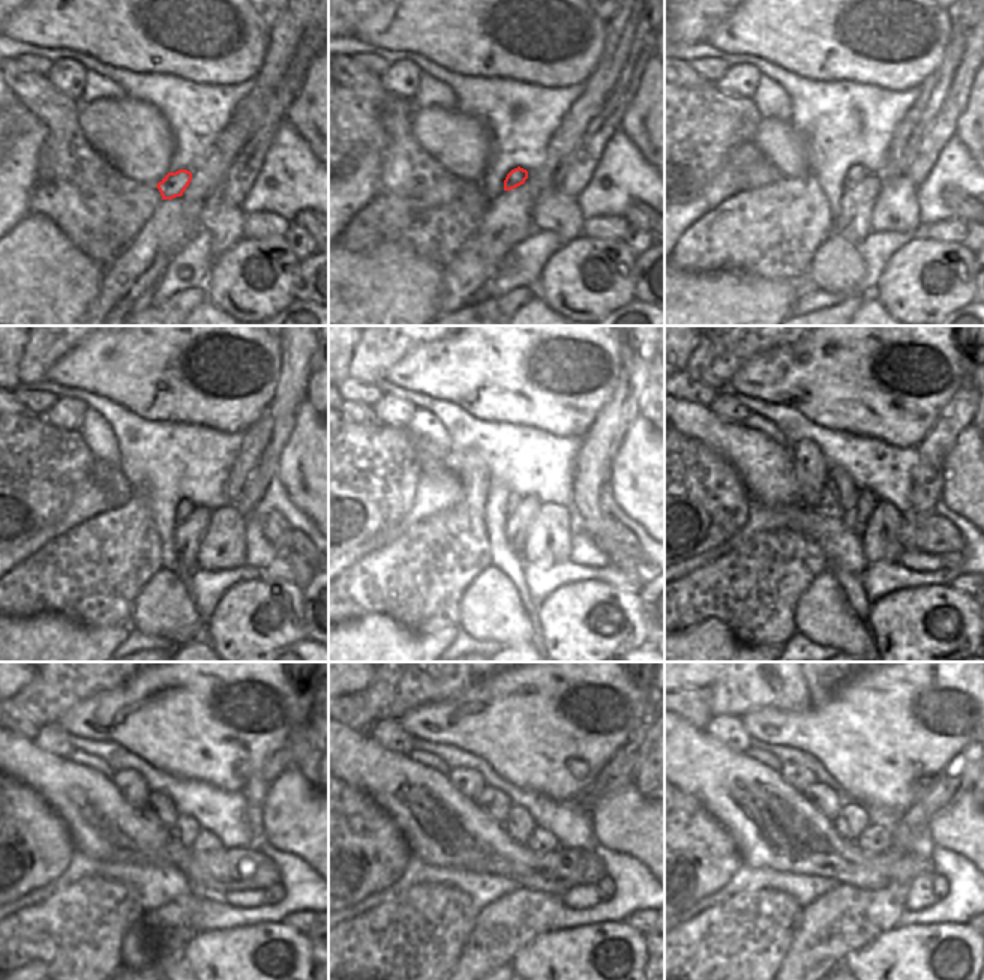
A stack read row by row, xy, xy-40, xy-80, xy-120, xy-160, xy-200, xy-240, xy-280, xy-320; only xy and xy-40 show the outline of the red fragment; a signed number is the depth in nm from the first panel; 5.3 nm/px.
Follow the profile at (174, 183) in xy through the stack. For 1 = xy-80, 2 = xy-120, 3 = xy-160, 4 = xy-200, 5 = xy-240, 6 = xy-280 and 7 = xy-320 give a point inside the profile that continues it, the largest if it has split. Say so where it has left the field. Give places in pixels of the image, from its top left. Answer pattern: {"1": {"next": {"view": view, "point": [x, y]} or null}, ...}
{"1": {"next": {"view": "xy-80", "point": [855, 173]}}, "2": {"next": {"view": "xy-120", "point": [183, 509]}}, "3": {"next": {"view": "xy-160", "point": [513, 500]}}, "4": {"next": {"view": "xy-200", "point": [840, 493]}}, "5": {"next": {"view": "xy-240", "point": [161, 805]}}, "6": {"next": {"view": "xy-280", "point": [494, 802]}}, "7": {"next": {"view": "xy-320", "point": [827, 800]}}}

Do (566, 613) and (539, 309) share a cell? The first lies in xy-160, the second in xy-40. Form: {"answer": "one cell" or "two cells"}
{"answer": "two cells"}

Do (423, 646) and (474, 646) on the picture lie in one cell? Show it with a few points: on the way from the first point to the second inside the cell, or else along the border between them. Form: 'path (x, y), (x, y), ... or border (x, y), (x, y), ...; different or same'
border (459, 629), (449, 646); different

